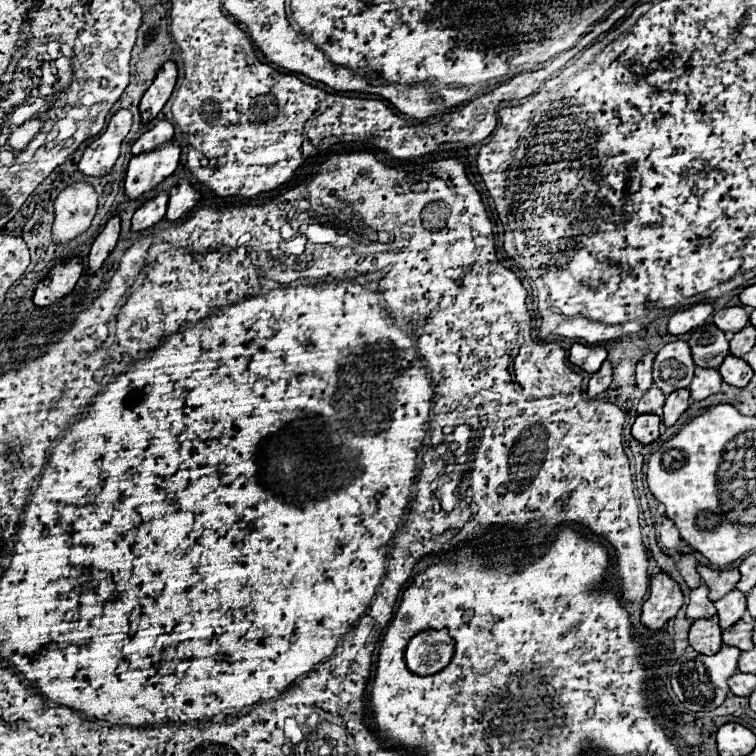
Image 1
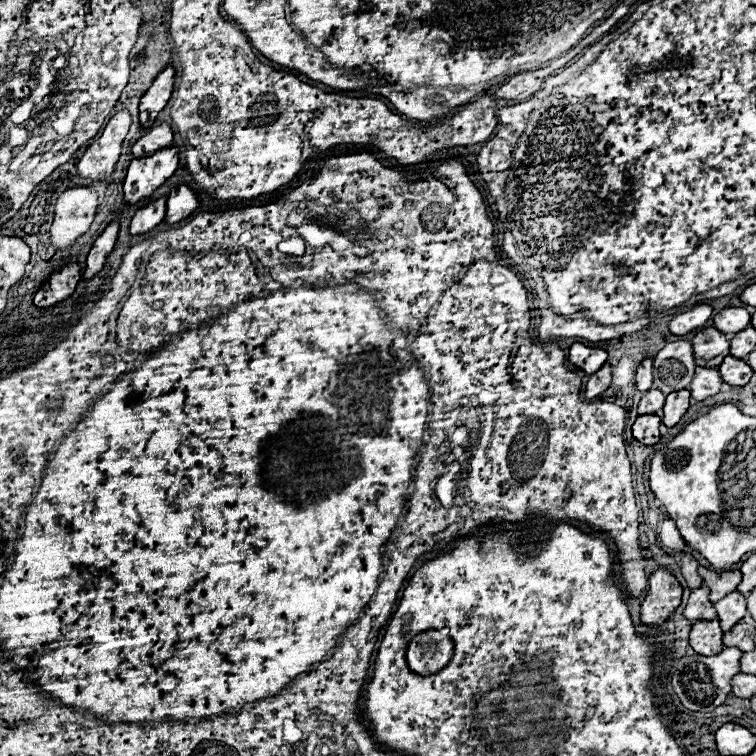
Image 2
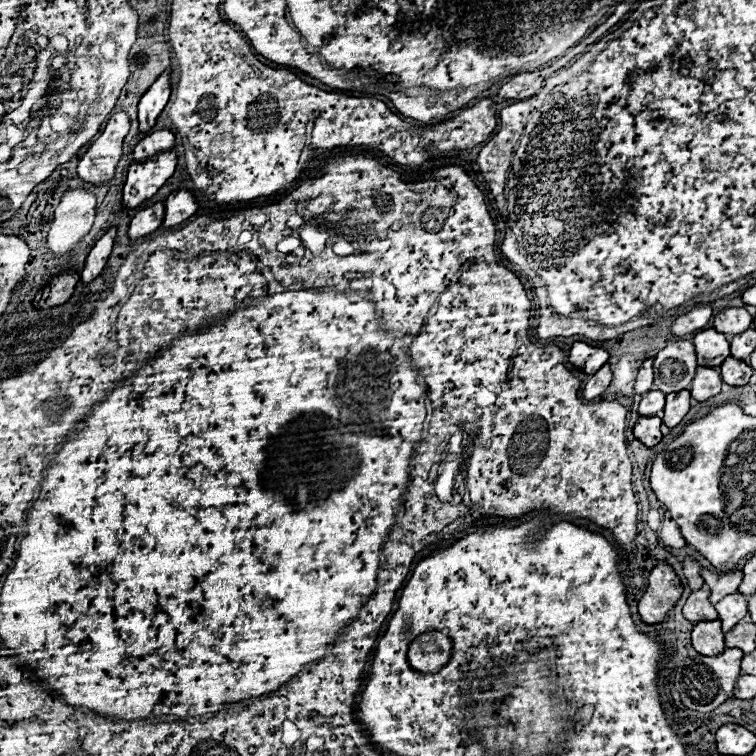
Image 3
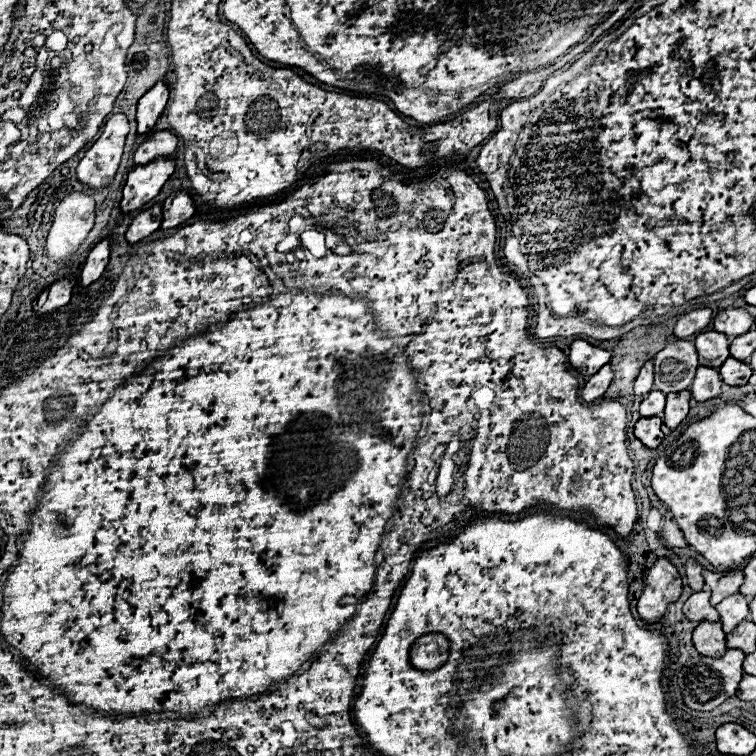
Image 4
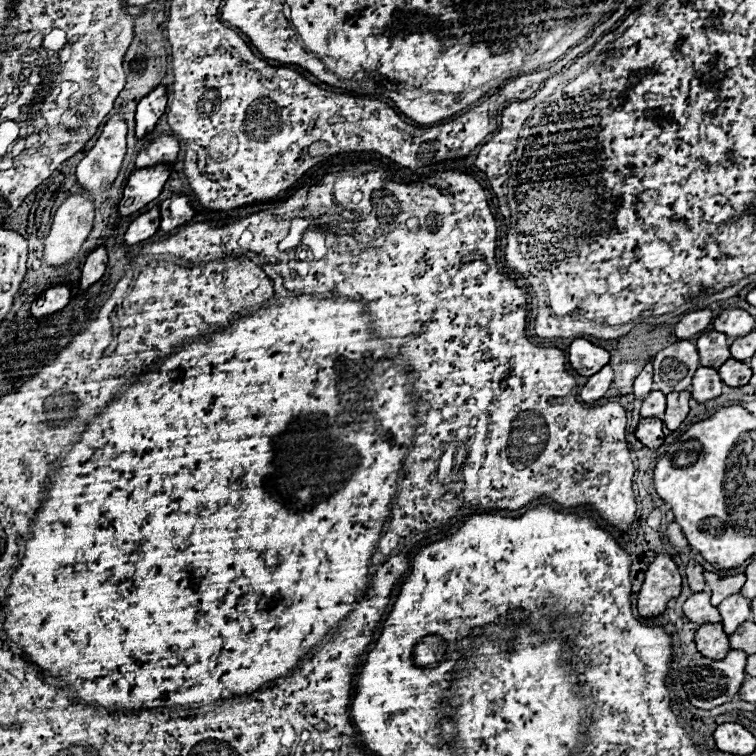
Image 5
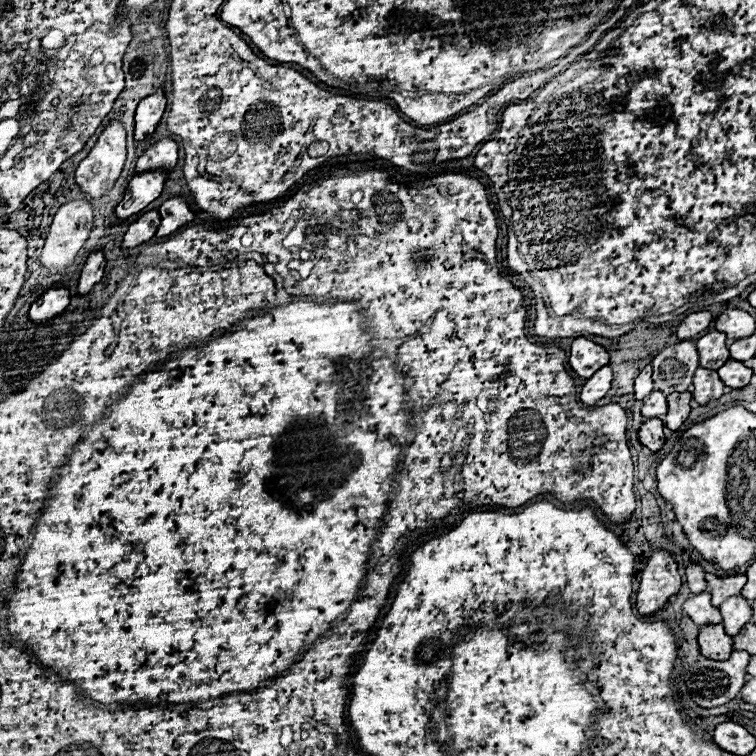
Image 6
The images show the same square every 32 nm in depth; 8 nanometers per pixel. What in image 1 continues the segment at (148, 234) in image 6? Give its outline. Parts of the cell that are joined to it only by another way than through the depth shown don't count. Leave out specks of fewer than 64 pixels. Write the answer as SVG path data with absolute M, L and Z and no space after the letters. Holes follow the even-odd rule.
M160 192L148 198L132 218L132 232L152 228L156 222L160 222L166 216L166 206L168 206L168 192Z

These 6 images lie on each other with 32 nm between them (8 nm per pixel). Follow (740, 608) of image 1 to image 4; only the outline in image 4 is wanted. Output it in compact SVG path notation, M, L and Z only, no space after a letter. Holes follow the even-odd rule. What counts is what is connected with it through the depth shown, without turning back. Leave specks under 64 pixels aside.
M732 594L728 598L724 598L716 610L720 612L720 622L724 632L728 634L730 630L734 630L750 612L748 612L748 598L744 598L742 594Z

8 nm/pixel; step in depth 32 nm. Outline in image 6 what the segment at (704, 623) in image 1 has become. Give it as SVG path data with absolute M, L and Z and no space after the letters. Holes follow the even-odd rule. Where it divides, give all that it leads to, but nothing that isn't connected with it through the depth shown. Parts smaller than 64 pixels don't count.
M722 624L716 626L702 626L698 632L698 646L702 656L712 660L724 660L732 652L730 636L724 632Z

